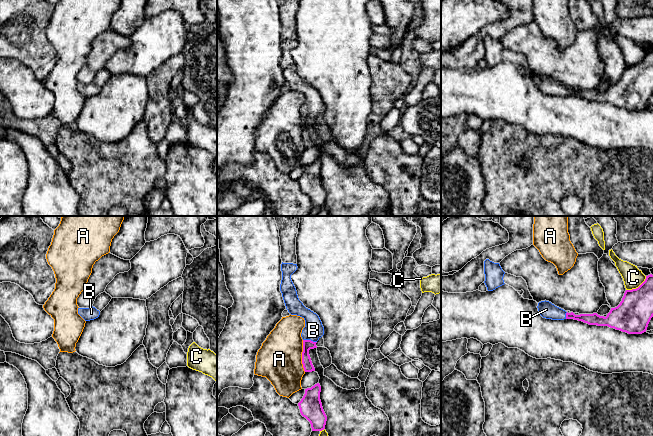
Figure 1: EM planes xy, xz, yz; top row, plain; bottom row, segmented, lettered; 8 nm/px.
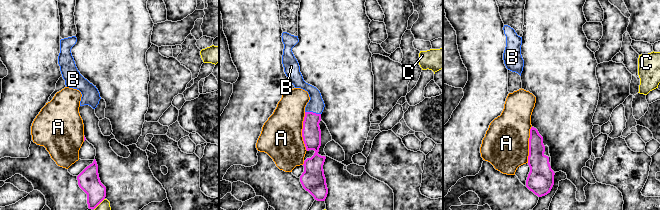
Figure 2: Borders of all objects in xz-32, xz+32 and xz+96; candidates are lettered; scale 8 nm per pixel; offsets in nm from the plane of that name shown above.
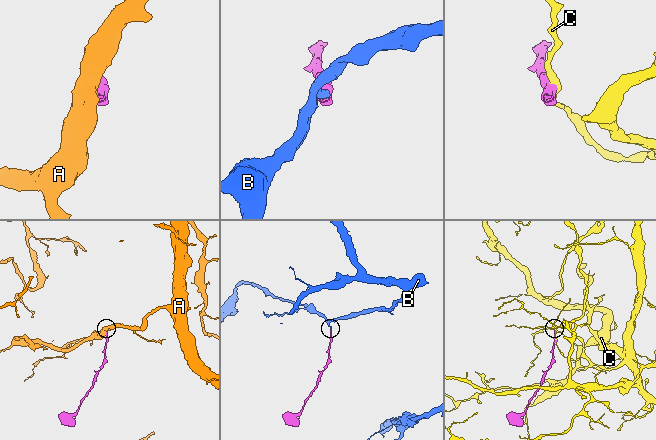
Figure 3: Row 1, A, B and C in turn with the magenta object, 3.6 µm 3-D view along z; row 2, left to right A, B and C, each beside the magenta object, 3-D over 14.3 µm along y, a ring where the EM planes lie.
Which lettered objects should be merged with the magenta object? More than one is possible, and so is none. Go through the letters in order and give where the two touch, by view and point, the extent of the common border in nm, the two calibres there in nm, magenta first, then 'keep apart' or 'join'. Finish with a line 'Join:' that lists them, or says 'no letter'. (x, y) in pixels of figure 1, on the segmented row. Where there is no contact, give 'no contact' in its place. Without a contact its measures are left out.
A: xz (302, 356) | 260 nm | 80/360 nm | keep apart
B: xz (310, 340) | 110 nm | 80/160 nm | join
C: yz (638, 287) | 200 nm | 280/160 nm | keep apart
Join: B

